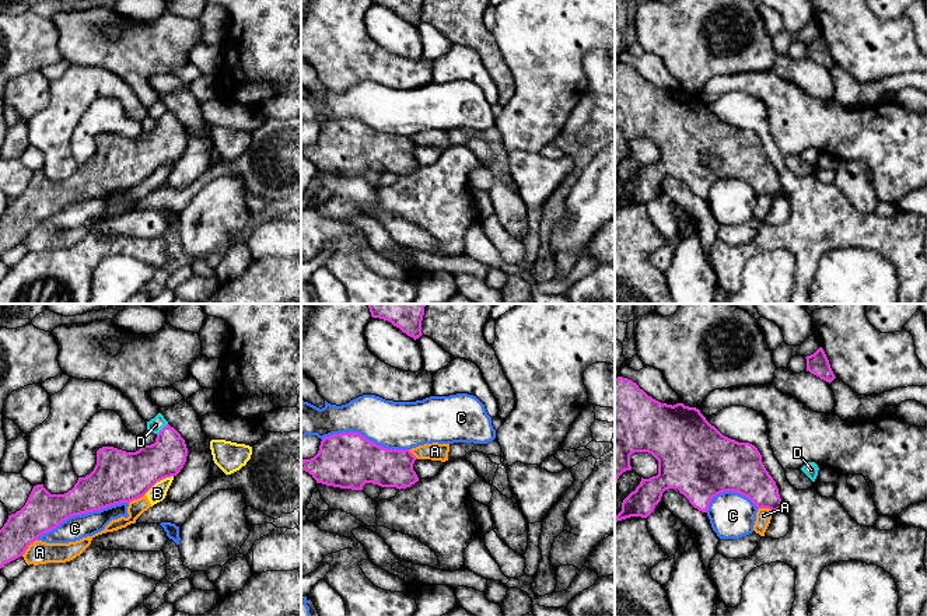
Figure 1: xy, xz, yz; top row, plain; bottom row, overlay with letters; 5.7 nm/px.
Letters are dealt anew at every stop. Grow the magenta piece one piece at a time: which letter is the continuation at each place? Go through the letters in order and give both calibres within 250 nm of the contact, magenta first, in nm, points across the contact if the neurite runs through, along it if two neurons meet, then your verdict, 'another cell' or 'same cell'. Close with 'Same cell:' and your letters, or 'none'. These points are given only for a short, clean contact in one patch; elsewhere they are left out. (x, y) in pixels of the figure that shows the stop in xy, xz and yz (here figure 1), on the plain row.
A: 220/130 nm | another cell
B: 300/100 nm | along xy (172, 161), (157, 167), (144, 179) | another cell
C: 260/140 nm | another cell
D: 220/90 nm | another cell
Same cell: none

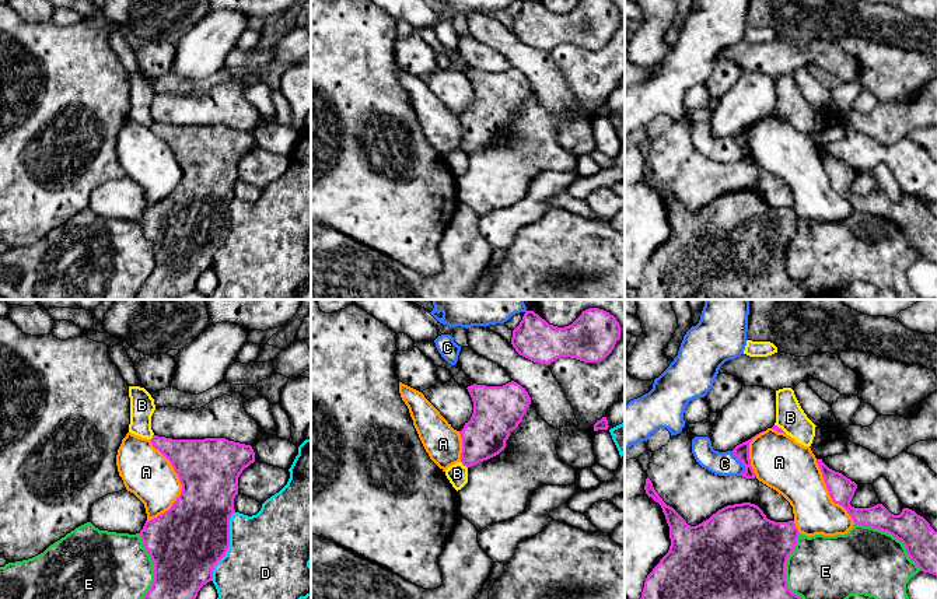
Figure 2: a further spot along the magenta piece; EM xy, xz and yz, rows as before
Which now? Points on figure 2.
A: 360/280 nm | another cell
B: 260/120 nm | along xz (461, 147), (467, 154) | another cell
C: 90/140 nm | another cell
D: 420/500 nm | another cell
E: 500/400 nm | another cell
Same cell: none

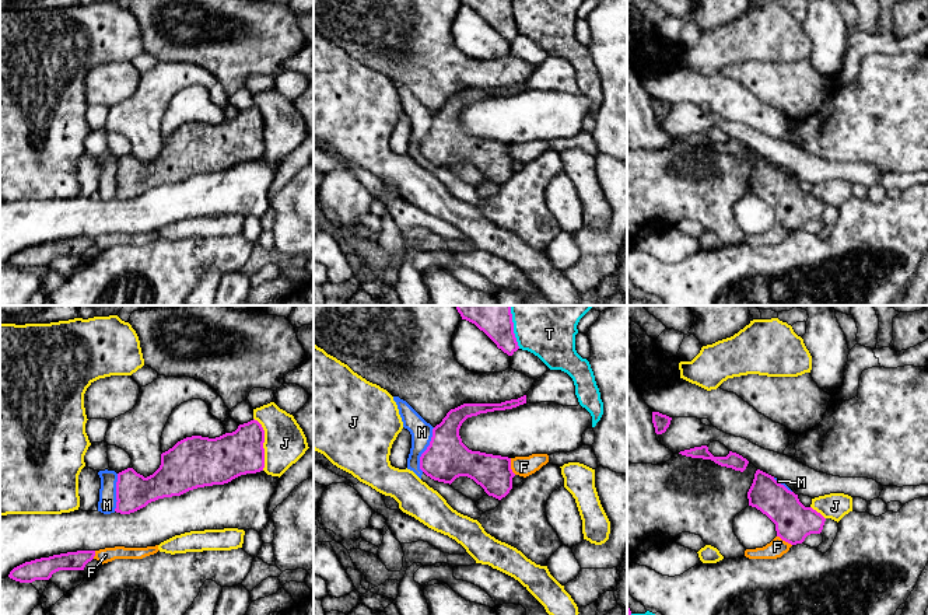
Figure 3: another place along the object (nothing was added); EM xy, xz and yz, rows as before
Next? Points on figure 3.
F: 200/110 nm | another cell
J: 260/240 nm | another cell
M: 260/130 nm | same cell
T: 160/280 nm | another cell
Same cell: M

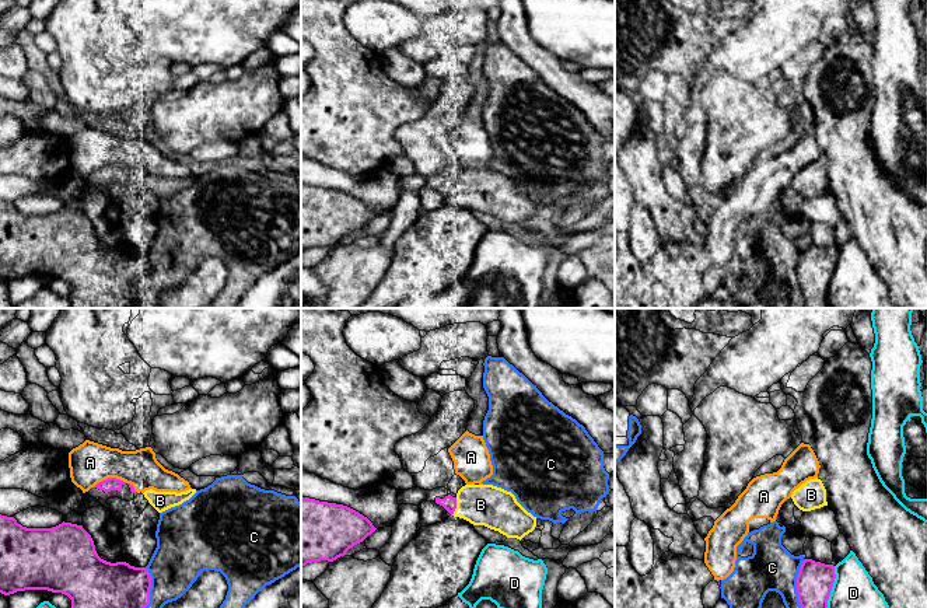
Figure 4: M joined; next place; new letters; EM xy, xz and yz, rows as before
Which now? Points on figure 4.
A: 80/240 nm | along xy (93, 173), (108, 164), (119, 164), (136, 177) | another cell
B: 80/240 nm | same cell
C: 200/280 nm | another cell
D: 200/360 nm | another cell
Same cell: B

